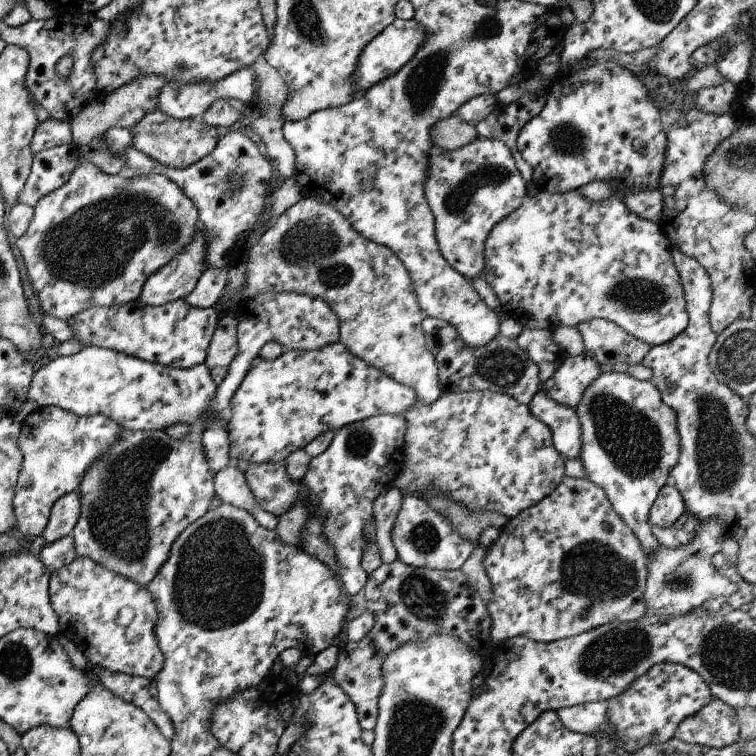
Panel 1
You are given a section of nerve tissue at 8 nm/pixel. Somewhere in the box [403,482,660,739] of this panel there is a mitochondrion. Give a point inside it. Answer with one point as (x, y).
(592, 574)

